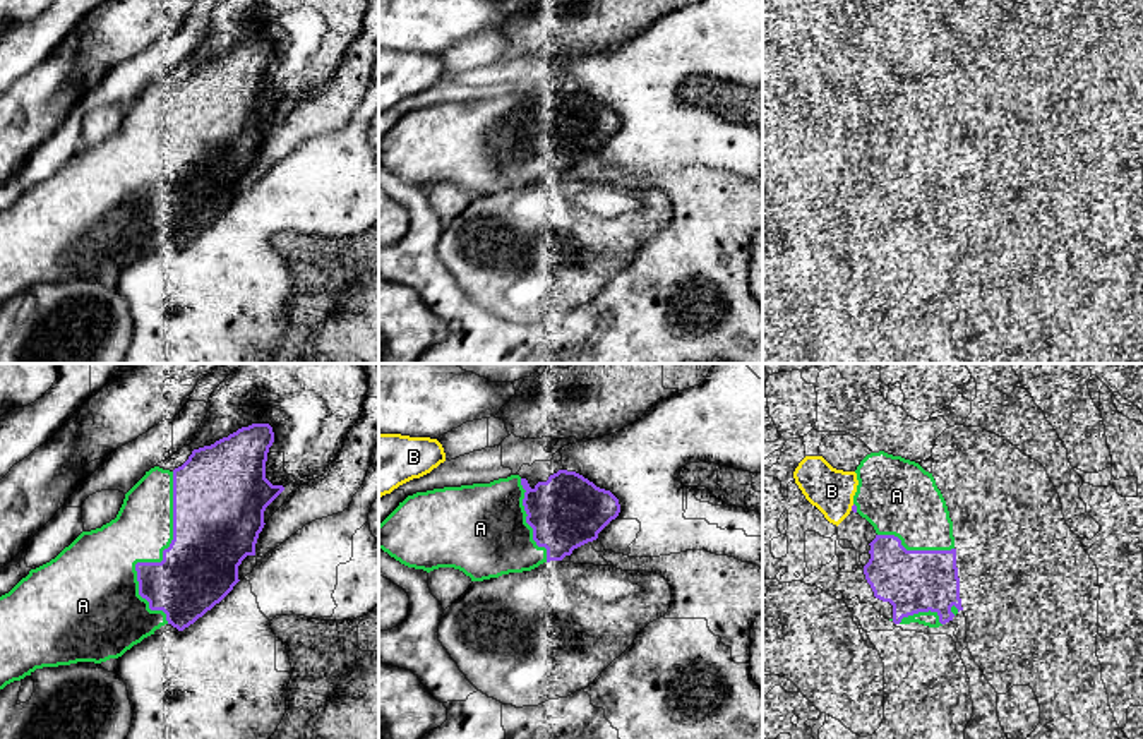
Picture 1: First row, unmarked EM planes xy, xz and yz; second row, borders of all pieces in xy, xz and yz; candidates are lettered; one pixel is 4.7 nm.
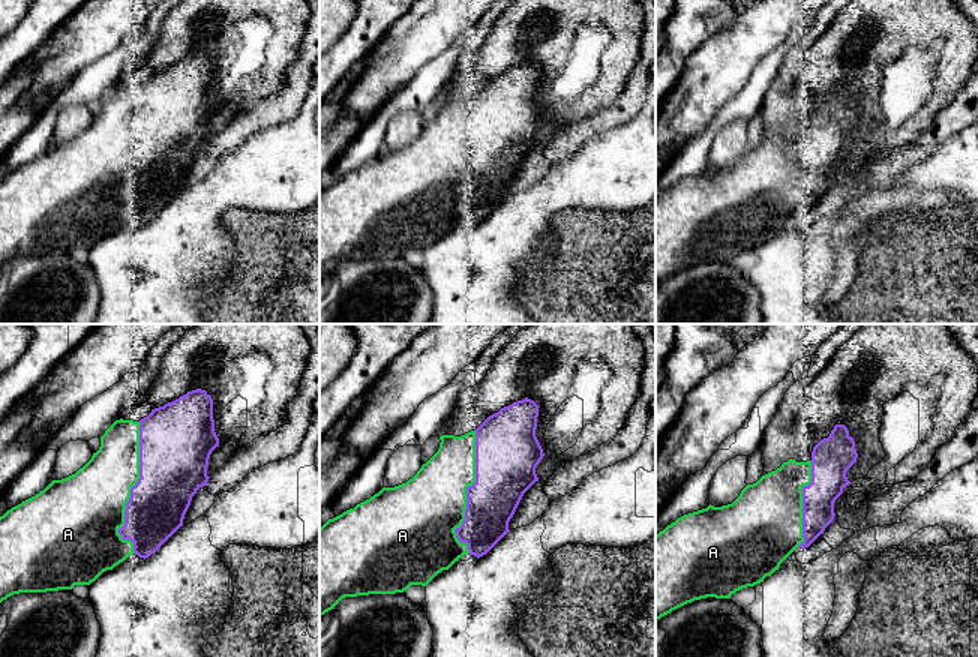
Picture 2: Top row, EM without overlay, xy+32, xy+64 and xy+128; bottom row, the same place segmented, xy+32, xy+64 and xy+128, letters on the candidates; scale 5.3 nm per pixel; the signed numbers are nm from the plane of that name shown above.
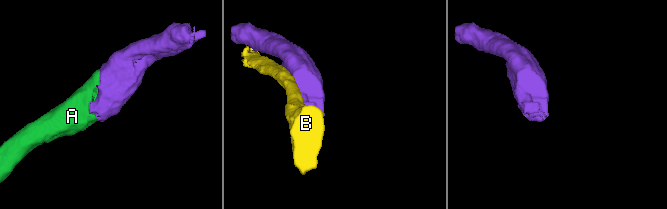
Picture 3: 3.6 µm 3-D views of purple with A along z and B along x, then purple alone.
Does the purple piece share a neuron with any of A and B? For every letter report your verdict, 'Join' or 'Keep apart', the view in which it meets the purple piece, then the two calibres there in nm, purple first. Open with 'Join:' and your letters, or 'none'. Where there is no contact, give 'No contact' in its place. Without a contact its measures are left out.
Join: A
A: Join. Touches purple in xy. Thickness 360 nm (purple) against 300 nm
B: Keep apart. Touches purple in yz. Thickness 30 nm (purple) against 220 nm

